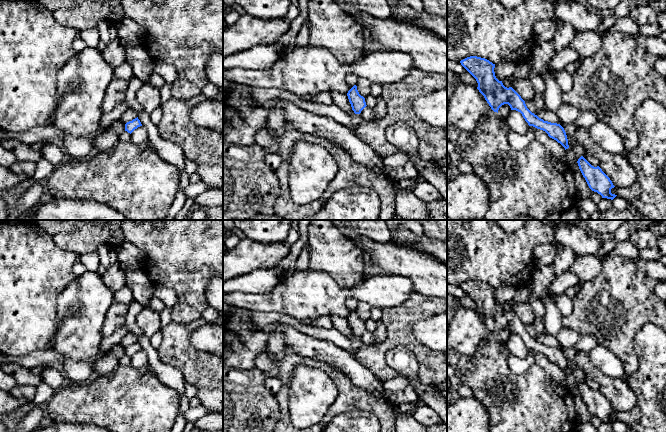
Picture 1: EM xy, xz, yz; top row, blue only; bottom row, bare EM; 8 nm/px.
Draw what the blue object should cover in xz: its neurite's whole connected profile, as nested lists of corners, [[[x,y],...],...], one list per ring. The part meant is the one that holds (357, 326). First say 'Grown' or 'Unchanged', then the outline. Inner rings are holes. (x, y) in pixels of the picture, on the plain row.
Unchanged. [[[356,309],[348,315],[347,320],[355,338],[360,338],[361,335],[367,330],[365,322],[359,318]]]

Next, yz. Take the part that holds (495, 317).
Unchanged. [[[477,280],[467,281],[460,287],[476,303],[477,313],[494,336],[498,337],[502,329],[508,328],[511,334],[516,334],[522,338],[529,350],[545,355],[550,362],[560,367],[565,374],[569,372],[564,352],[560,348],[544,345],[532,337],[527,332],[525,325],[512,311],[505,311],[502,305],[496,302],[495,288]]]

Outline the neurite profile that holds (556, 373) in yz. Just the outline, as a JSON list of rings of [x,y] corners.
[[[529,350],[529,353],[534,356],[535,364],[542,367],[559,387],[569,390],[566,383],[566,374],[560,367],[550,362],[543,354],[537,353],[533,350]]]

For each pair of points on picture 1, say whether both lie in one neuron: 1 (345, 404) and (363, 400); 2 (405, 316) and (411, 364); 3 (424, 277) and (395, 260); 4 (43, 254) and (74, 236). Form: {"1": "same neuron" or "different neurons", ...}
{"1": "same neuron", "2": "different neurons", "3": "same neuron", "4": "different neurons"}

